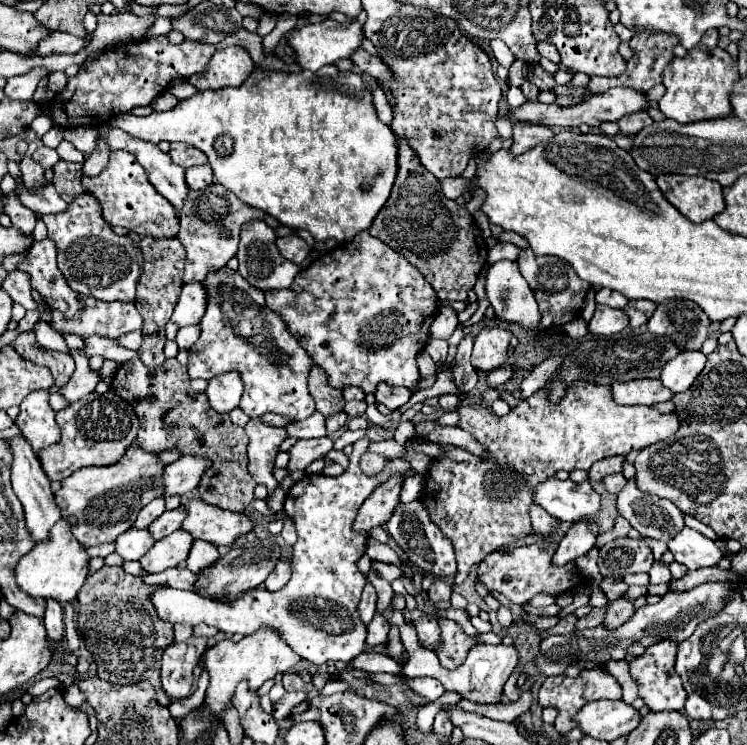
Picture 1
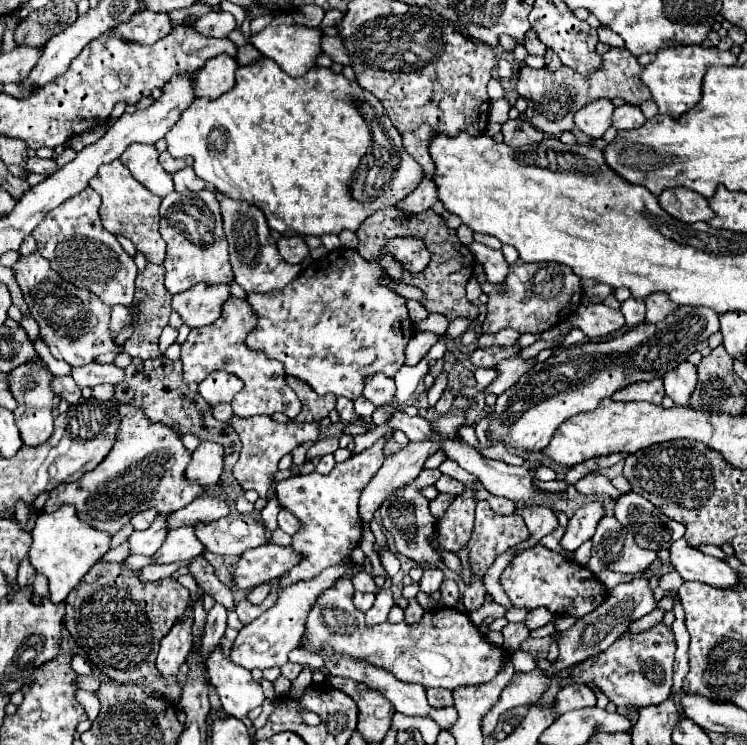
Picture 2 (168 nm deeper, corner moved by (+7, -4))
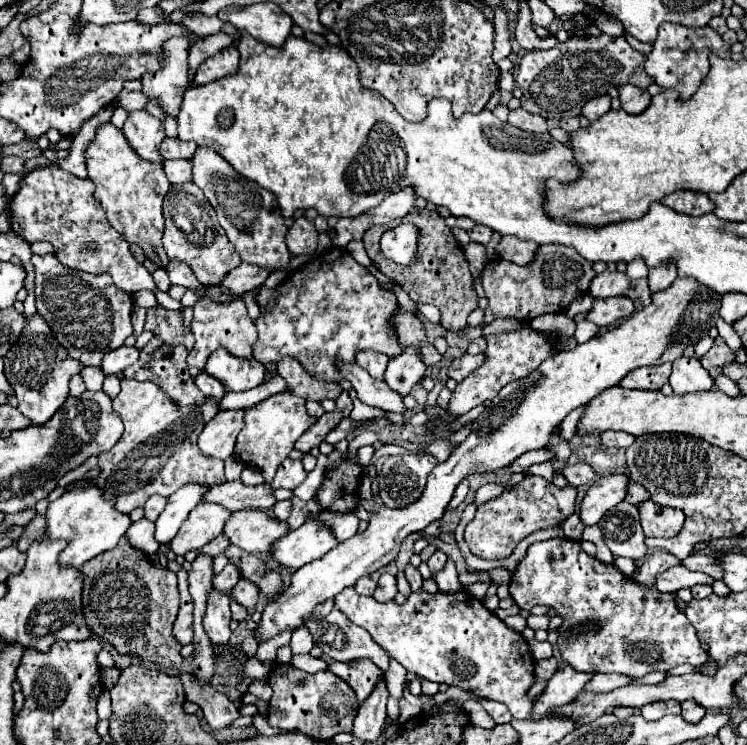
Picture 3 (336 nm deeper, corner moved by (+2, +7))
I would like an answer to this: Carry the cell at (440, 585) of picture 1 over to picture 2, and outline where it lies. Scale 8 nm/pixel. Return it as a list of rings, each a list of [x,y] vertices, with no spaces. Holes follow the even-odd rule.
[[[430,567],[430,569],[424,569],[424,575],[422,575],[422,581],[420,581],[420,591],[424,591],[424,593],[434,593],[434,591],[438,591],[440,589],[440,585],[442,585],[442,579],[444,579],[444,575],[442,575],[442,571],[438,569],[438,567]]]

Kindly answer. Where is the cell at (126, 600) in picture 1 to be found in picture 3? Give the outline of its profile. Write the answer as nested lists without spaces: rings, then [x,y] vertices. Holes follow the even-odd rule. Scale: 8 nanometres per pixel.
[[[125,538],[117,548],[95,556],[81,566],[85,574],[83,614],[93,634],[113,644],[121,654],[155,662],[159,668],[179,668],[181,644],[173,636],[173,622],[179,610],[177,576],[153,566],[149,556],[133,548]]]

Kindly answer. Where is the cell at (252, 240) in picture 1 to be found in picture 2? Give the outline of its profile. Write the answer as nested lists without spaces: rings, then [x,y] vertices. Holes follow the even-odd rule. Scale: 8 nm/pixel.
[[[218,193],[220,207],[222,207],[222,219],[224,219],[224,233],[228,237],[230,245],[230,263],[234,269],[234,281],[246,291],[246,293],[272,293],[282,287],[286,287],[300,271],[300,265],[288,265],[278,249],[276,241],[270,235],[270,227],[266,223],[264,213],[246,201],[234,201]]]

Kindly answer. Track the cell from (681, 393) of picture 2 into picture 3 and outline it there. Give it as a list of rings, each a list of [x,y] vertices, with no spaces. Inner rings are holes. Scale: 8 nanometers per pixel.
[[[681,358],[673,364],[669,384],[675,394],[689,394],[713,388],[713,378],[695,358]]]

